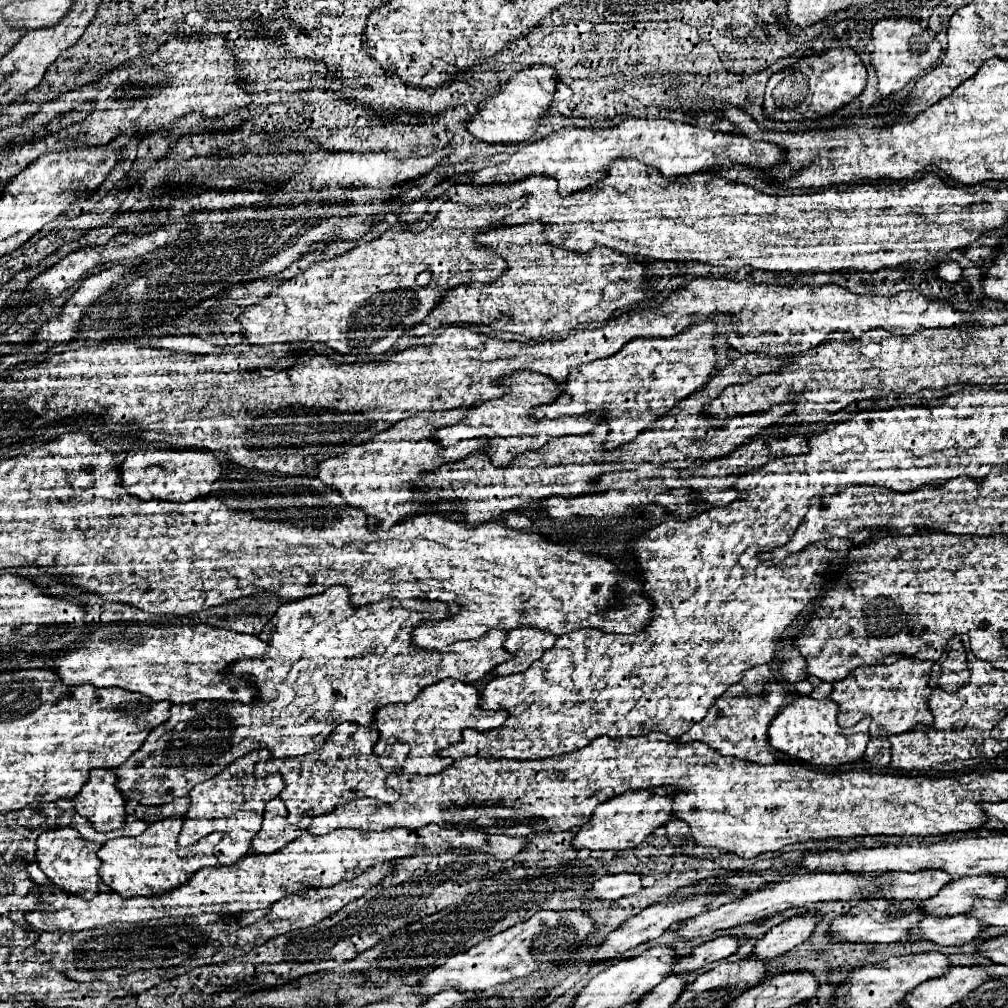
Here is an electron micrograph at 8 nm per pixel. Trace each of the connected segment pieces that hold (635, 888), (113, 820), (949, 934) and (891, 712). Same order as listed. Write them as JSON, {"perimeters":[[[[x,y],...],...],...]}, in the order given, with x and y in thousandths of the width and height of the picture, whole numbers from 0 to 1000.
{"perimeters":[[[[616,865],[610,869],[598,869],[592,873],[586,881],[586,885],[580,891],[600,891],[600,893],[612,893],[624,887],[632,887],[638,881],[634,867]]],[[[90,764],[86,778],[72,796],[76,808],[84,810],[96,825],[108,825],[122,819],[124,794],[116,782],[112,764]]],[[[949,907],[949,909],[939,909],[939,911],[926,911],[920,909],[916,917],[912,917],[912,925],[904,933],[924,933],[934,938],[943,938],[943,937],[957,937],[967,933],[979,919],[973,917],[973,913],[959,909],[959,907]]],[[[892,653],[886,659],[872,659],[860,663],[848,663],[838,675],[826,679],[824,694],[832,698],[832,704],[852,704],[858,710],[864,710],[864,730],[884,730],[902,726],[908,718],[922,720],[926,716],[926,708],[922,706],[922,690],[926,683],[922,681],[924,655],[912,653]]]]}

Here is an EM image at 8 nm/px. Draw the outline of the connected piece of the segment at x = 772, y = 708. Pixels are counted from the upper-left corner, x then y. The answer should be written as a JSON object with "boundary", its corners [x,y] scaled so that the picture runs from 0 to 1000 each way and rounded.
{"boundary":[[[763,659],[741,663],[737,667],[737,673],[725,683],[721,683],[721,687],[713,690],[713,694],[709,694],[709,698],[701,706],[701,712],[689,718],[674,734],[693,734],[703,742],[715,746],[717,750],[727,750],[755,759],[769,758],[769,748],[765,748],[765,740],[761,734],[761,722],[779,698],[779,692],[779,681],[775,675],[769,673]]]}

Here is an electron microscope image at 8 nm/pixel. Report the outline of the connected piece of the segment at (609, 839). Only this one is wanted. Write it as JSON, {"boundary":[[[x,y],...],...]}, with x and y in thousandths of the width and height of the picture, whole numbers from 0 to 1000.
{"boundary":[[[646,782],[646,786],[618,786],[618,790],[610,790],[590,802],[586,813],[568,829],[566,839],[572,843],[582,841],[618,845],[634,839],[652,819],[660,817],[662,813],[666,813],[666,786],[662,786],[662,782]]]}

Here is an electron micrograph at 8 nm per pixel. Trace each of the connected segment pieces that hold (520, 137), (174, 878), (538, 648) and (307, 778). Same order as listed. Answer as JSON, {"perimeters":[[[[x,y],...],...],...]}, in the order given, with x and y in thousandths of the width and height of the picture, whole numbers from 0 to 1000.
{"perimeters":[[[[521,67],[519,71],[511,73],[491,95],[481,97],[475,103],[475,111],[467,115],[463,129],[483,143],[511,143],[511,141],[525,141],[527,135],[533,131],[533,125],[541,111],[549,101],[549,93],[553,89],[555,75],[549,67]]],[[[164,812],[158,815],[150,815],[146,823],[136,831],[118,831],[104,835],[96,845],[100,853],[100,873],[122,891],[150,889],[184,877],[201,859],[213,859],[215,851],[211,847],[211,842],[221,831],[221,825],[209,825],[193,837],[179,840],[176,837],[176,829],[180,819],[182,812]]],[[[511,623],[511,625],[507,625],[499,641],[504,647],[509,647],[511,651],[505,657],[495,659],[495,663],[491,663],[489,669],[501,671],[507,667],[523,665],[531,655],[535,655],[535,651],[539,651],[541,645],[549,643],[551,635],[553,635],[551,629],[539,627],[535,623]]],[[[341,716],[330,724],[318,744],[303,750],[281,752],[281,754],[267,752],[263,756],[253,758],[253,768],[277,766],[281,770],[283,784],[277,790],[285,800],[289,817],[295,817],[301,810],[318,810],[318,808],[330,806],[334,798],[350,792],[358,792],[358,790],[374,792],[378,796],[394,796],[398,788],[386,782],[382,772],[388,766],[396,766],[404,750],[404,742],[396,746],[390,744],[390,746],[382,746],[380,750],[372,750],[370,740],[375,731],[376,727],[372,719],[366,722]]]]}

